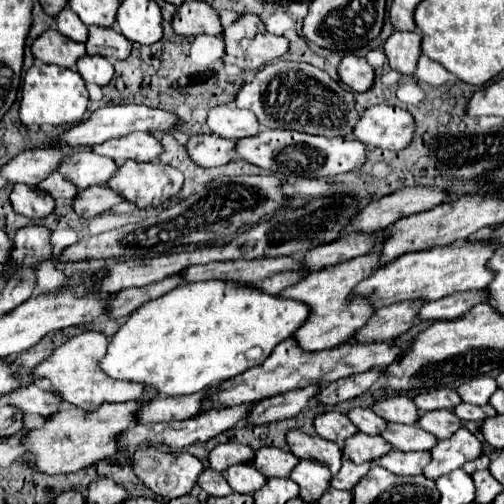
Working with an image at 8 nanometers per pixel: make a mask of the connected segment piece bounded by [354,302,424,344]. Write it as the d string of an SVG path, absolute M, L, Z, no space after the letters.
M400 302L400 306L384 306L384 310L376 310L370 320L356 330L356 344L372 344L372 342L388 342L404 334L410 326L418 324L416 310L420 310L424 302Z

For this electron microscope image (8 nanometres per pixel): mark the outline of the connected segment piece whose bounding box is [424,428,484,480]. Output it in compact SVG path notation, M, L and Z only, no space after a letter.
M460 428L452 438L440 440L432 448L432 462L424 468L424 476L436 480L456 468L462 468L466 462L482 456L484 444L466 428Z

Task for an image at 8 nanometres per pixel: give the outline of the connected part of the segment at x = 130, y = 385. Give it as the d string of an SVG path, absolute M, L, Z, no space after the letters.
M88 330L82 332L74 338L70 338L68 342L64 342L62 346L54 348L50 352L50 356L46 356L32 372L34 380L40 378L48 378L50 380L50 390L62 400L68 402L76 408L82 408L84 412L94 412L98 410L104 402L128 402L128 400L138 400L144 392L142 386L136 386L134 382L114 382L112 378L108 378L106 374L100 374L100 370L96 370L96 362L104 356L104 350L108 348L108 338L100 332Z

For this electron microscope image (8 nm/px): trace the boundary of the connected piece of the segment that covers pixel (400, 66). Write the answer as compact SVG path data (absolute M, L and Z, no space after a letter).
M394 32L384 44L390 66L400 74L414 74L420 58L420 42L420 32Z

